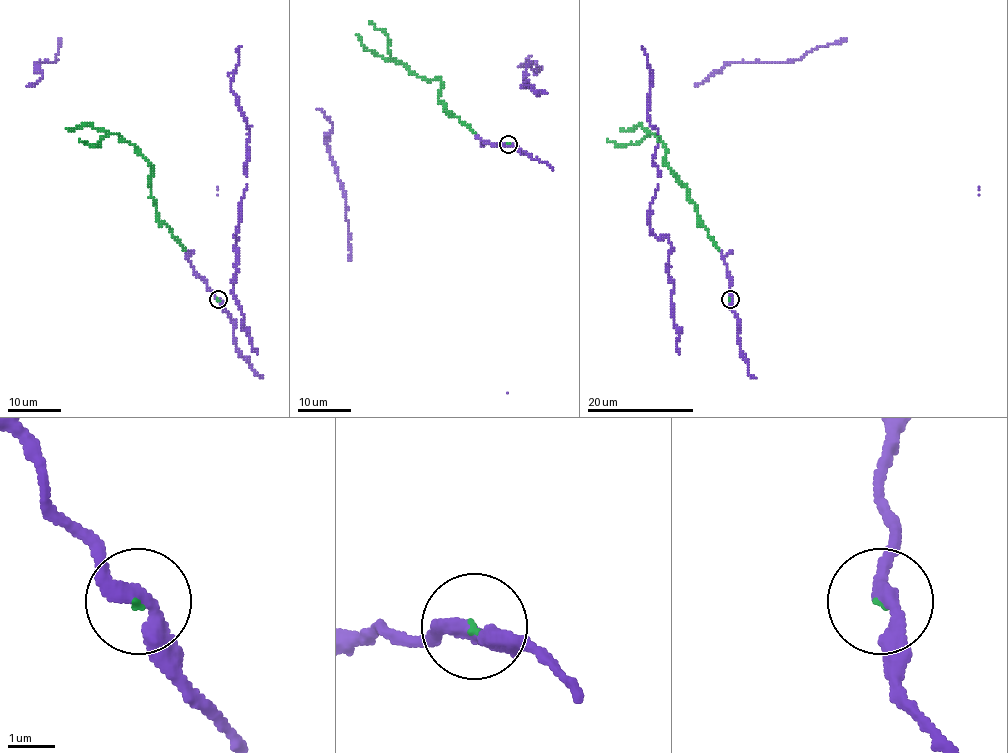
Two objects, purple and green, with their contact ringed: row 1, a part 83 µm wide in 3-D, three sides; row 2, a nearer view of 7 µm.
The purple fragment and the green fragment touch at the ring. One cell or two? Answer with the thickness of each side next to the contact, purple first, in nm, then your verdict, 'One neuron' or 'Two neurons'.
Thickness 320 nm (purple) against 50 nm. One neuron

